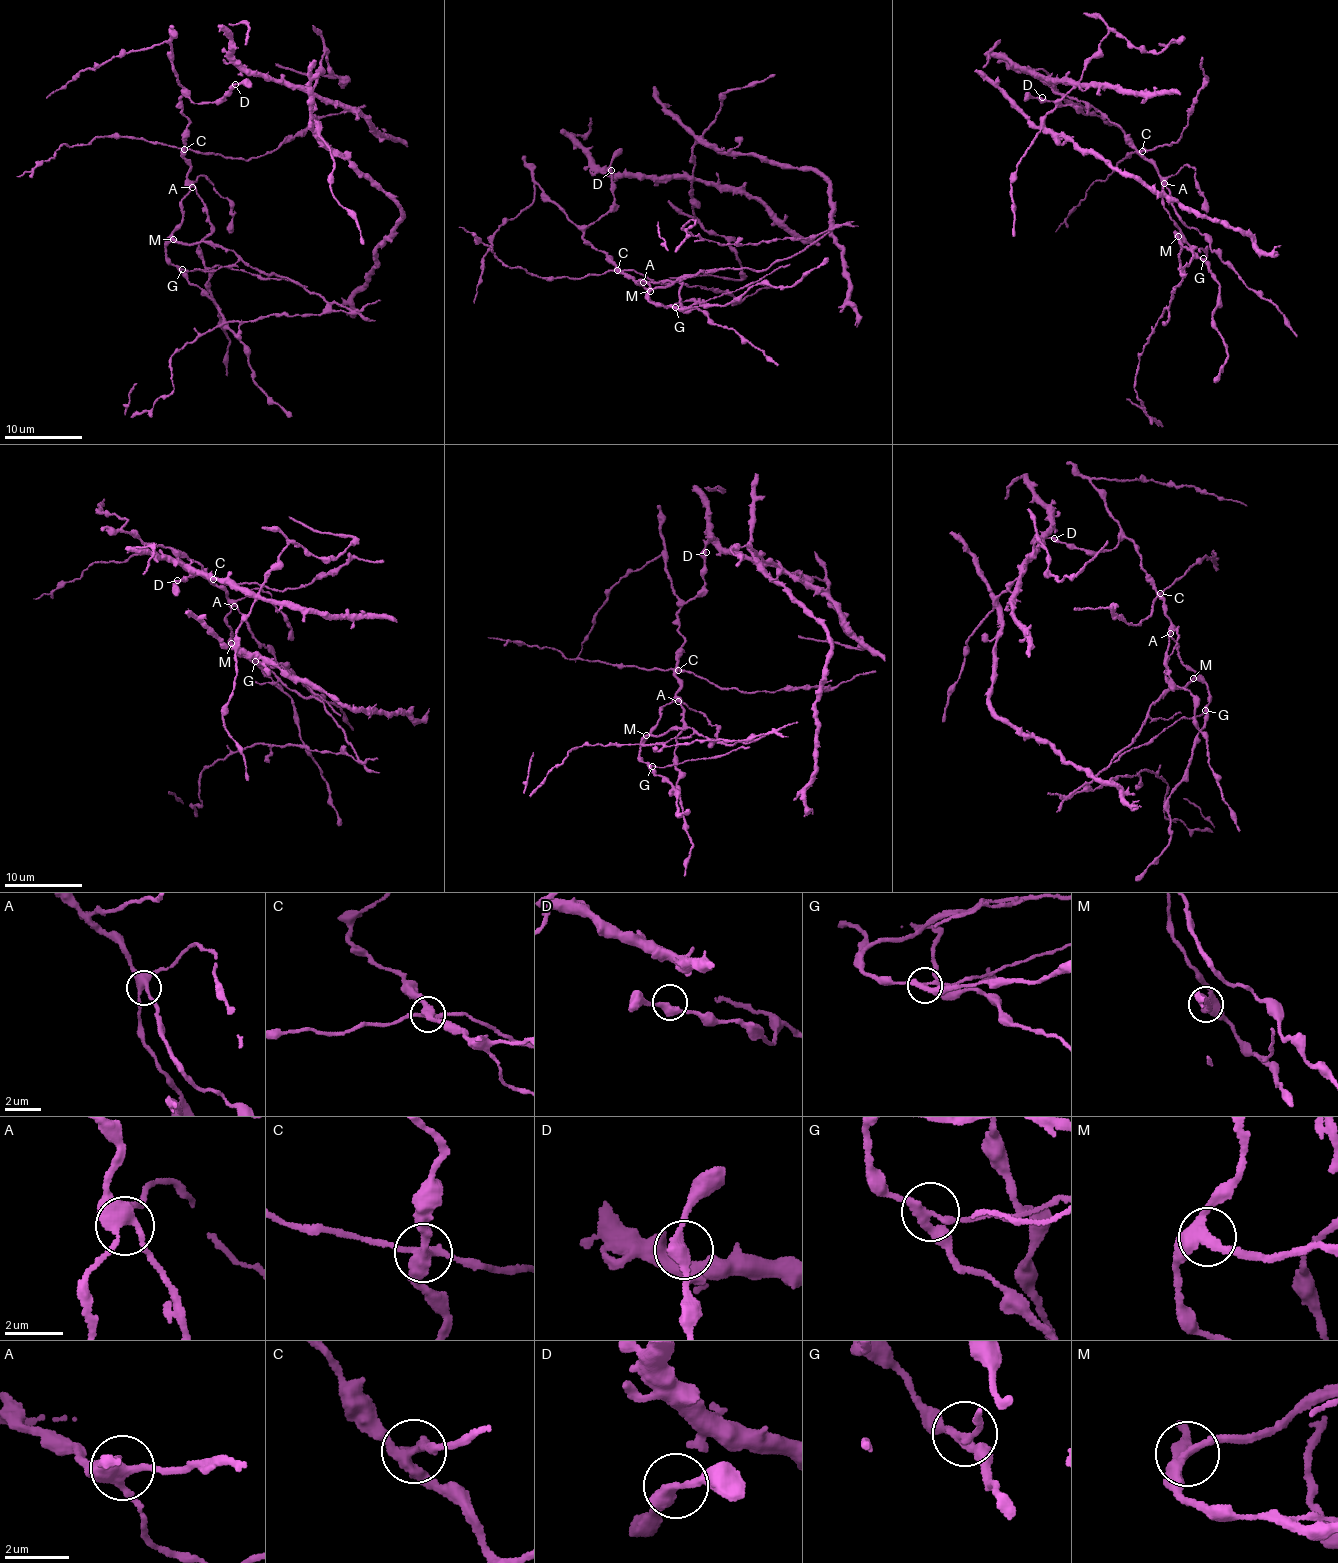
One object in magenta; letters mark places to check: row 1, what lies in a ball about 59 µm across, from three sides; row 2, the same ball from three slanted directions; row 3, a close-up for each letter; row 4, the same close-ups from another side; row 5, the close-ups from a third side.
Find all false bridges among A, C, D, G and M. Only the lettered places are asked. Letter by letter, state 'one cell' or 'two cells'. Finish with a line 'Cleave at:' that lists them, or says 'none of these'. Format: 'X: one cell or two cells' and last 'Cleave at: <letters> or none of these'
A: one cell
C: two cells
D: one cell
G: two cells
M: two cells
Cleave at: C, G, M

